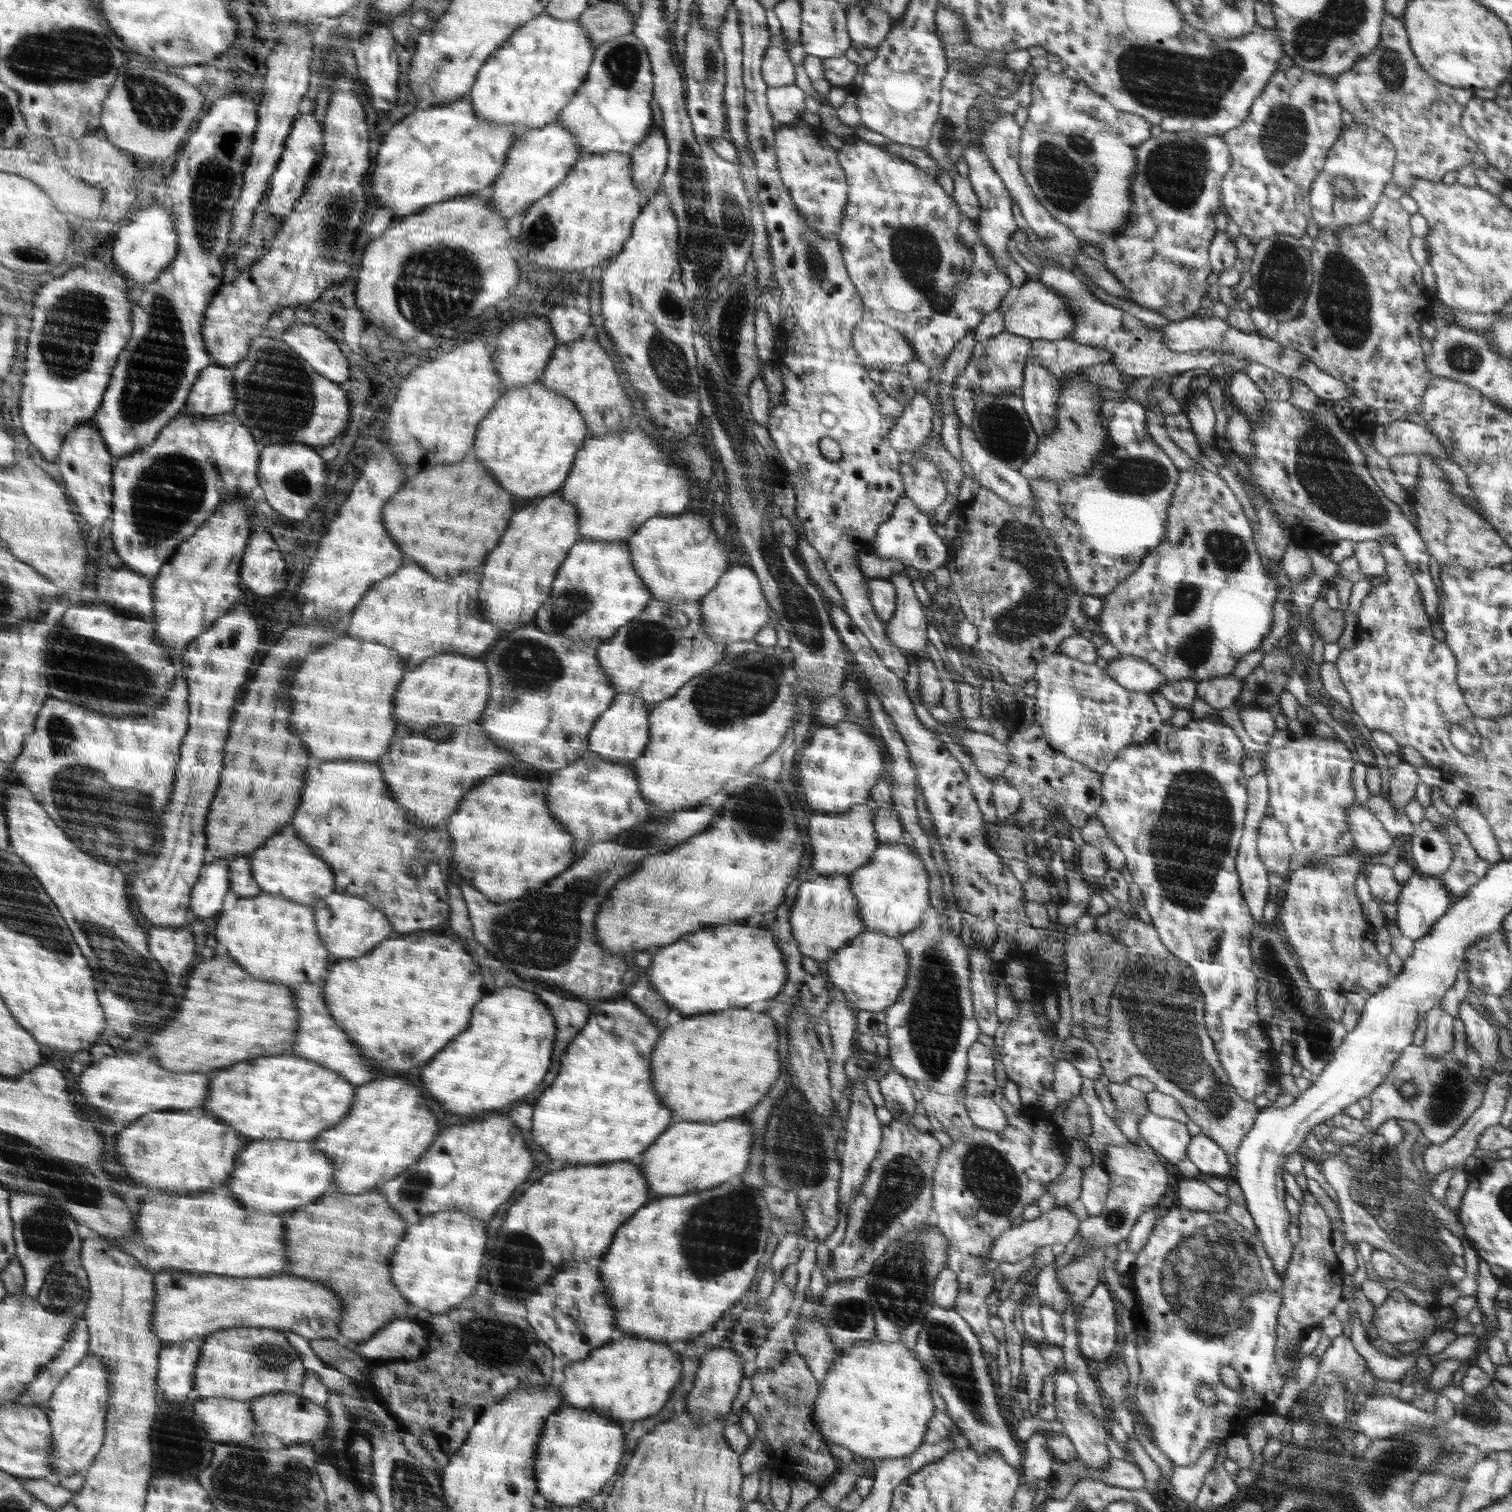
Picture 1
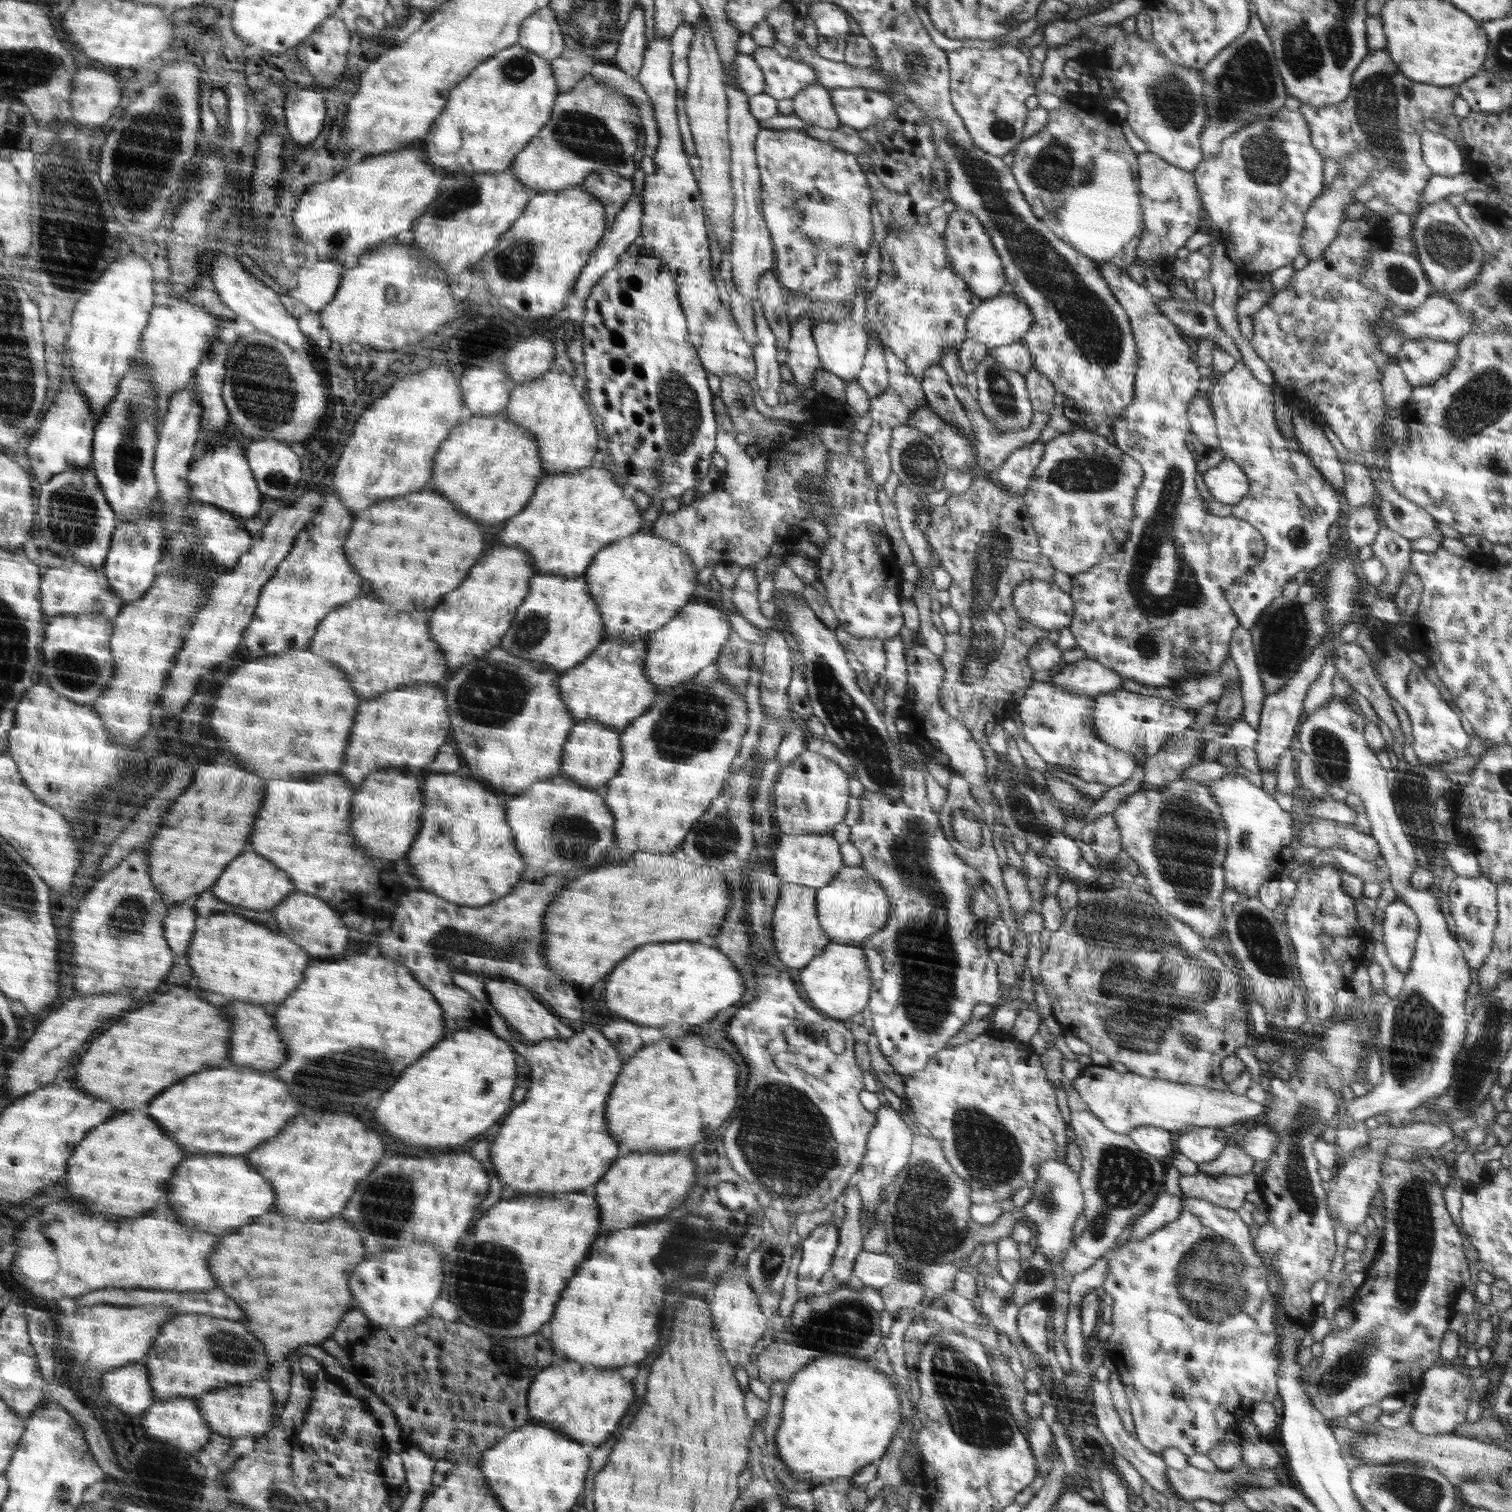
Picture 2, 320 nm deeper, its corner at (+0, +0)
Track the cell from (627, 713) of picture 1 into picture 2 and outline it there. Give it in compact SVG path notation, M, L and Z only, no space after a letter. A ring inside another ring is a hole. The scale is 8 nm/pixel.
M588 719L578 722L576 730L572 730L572 738L567 739L568 750L564 750L564 766L559 766L559 776L565 776L580 786L587 786L600 796L605 796L608 781L615 778L623 766L622 732Z

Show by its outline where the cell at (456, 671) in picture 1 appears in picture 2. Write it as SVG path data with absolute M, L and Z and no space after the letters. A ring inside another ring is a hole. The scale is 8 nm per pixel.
M431 682L431 684L425 684L424 686L402 686L400 689L396 689L392 692L386 692L383 695L376 696L374 699L368 699L360 703L359 712L356 713L355 725L352 726L350 742L347 744L347 761L336 771L337 774L343 776L352 788L357 791L365 779L373 772L379 770L384 771L385 768L400 768L403 771L409 771L412 774L421 774L425 771L426 766L434 760L438 749L446 742L451 742L454 731L452 728L451 715L448 714L447 704L447 690L443 691L437 687L437 682Z

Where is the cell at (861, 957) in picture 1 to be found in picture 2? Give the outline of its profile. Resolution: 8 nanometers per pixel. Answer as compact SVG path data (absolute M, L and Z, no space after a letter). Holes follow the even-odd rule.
M831 943L800 972L800 986L812 1006L825 1016L849 1020L867 1007L872 977L859 944Z

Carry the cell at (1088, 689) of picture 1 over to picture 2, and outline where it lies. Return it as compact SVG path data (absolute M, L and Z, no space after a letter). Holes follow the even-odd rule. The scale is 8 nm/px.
M1033 681L1017 705L1025 740L1047 764L1059 766L1086 782L1109 787L1125 783L1136 770L1138 762L1132 754L1112 748L1094 735L1094 696L1068 693L1048 681Z

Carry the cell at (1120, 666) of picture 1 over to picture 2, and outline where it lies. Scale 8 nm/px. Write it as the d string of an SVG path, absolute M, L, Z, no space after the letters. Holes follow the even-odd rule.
M1088 658L1068 663L1059 673L1051 676L1051 684L1059 686L1062 691L1088 696L1122 690L1123 680L1121 674Z

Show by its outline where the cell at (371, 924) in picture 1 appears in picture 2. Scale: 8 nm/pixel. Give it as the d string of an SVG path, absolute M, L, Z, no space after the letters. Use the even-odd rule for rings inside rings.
M302 891L291 892L284 902L276 905L271 911L276 918L277 929L286 934L292 942L299 943L313 957L322 958L334 954L340 956L340 952L346 951L348 928L342 924L340 916L328 906L328 903L316 895Z

